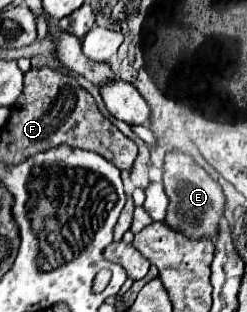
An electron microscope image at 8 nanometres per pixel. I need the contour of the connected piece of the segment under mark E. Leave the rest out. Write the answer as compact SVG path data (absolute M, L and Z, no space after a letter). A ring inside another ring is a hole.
M170 150L166 152L164 160L164 190L170 198L170 206L166 212L166 224L188 238L214 238L222 212L224 212L224 194L222 188L206 174L204 168L200 168L194 158L186 152L180 150Z

